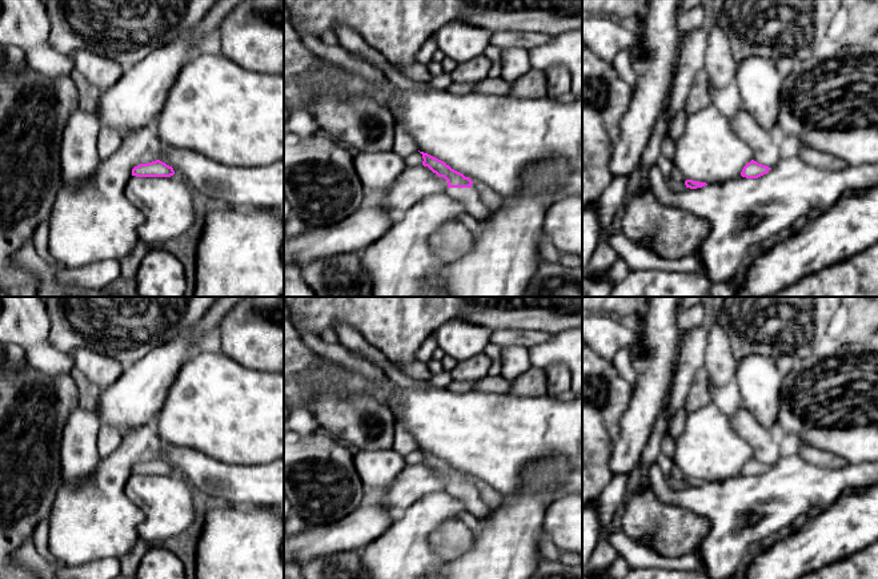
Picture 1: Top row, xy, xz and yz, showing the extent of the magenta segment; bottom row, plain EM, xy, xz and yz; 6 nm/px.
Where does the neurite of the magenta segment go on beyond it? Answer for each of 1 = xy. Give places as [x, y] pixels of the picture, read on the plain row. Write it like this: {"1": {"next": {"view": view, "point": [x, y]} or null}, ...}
{"1": {"next": null}}

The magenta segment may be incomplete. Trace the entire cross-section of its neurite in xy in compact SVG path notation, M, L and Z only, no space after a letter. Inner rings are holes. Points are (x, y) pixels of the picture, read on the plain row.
M160 458L140 462L132 467L132 474L136 475L171 475L173 473L173 466Z

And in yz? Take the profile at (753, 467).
M751 458L743 465L741 474L746 477L758 477L766 473L770 467L771 466L758 462L757 459Z

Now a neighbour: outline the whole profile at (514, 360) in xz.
M513 345L502 349L501 377L513 381L532 367L529 349L521 345Z

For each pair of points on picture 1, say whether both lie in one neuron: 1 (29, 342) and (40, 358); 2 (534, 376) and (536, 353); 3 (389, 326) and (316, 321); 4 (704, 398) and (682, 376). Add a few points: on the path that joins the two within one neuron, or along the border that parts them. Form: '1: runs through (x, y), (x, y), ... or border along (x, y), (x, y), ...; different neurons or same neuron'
1: runs through (33, 346), (40, 354); same neuron
2: border along (532, 365), (544, 369); different neurons
3: runs through (371, 313), (335, 313); same neuron
4: border along (702, 365), (682, 406); different neurons

